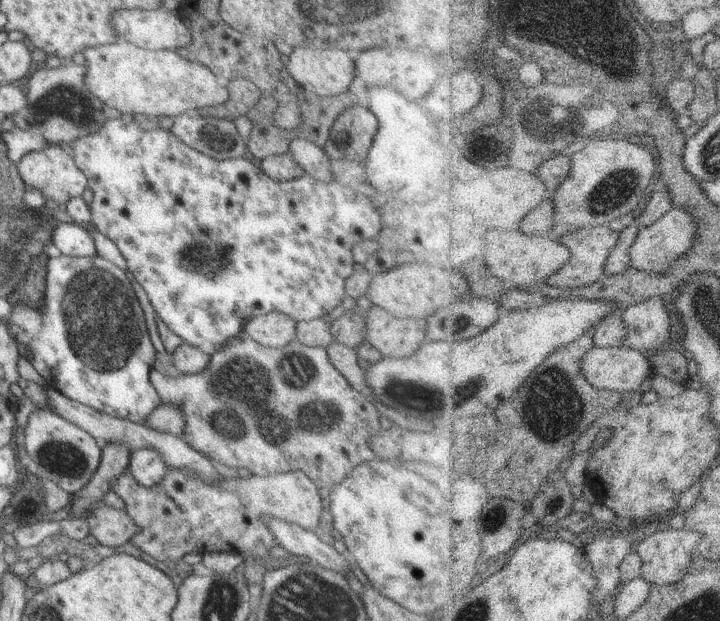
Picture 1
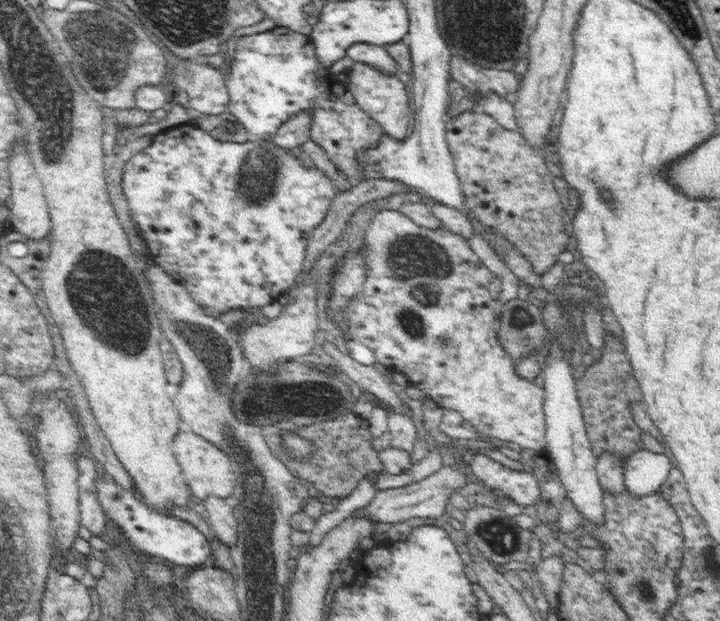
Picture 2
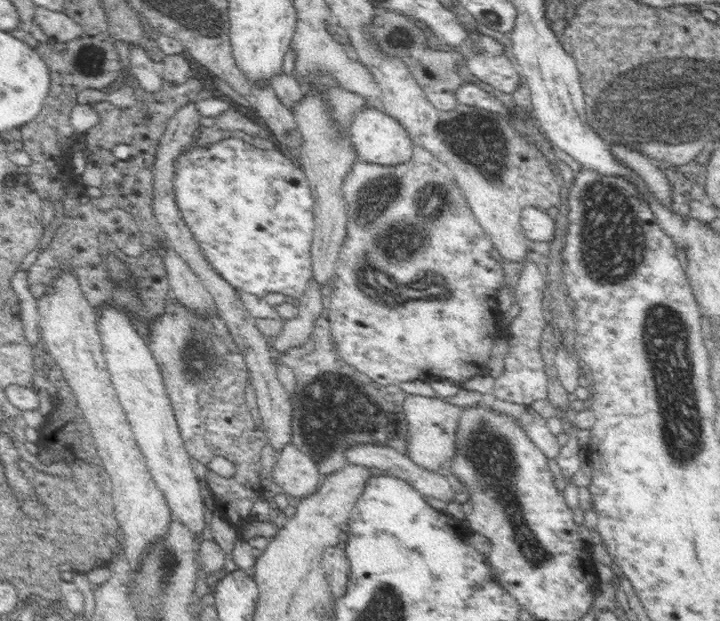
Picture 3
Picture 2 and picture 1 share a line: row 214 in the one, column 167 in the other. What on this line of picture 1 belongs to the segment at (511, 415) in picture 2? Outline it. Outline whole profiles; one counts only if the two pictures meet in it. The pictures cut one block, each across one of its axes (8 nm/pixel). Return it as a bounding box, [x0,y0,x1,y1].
[149,334,384,495]

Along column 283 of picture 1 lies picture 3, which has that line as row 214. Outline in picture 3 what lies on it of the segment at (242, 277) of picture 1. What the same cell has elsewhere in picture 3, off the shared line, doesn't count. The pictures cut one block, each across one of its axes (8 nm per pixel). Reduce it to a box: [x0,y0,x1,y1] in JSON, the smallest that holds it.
[173,136,315,299]

